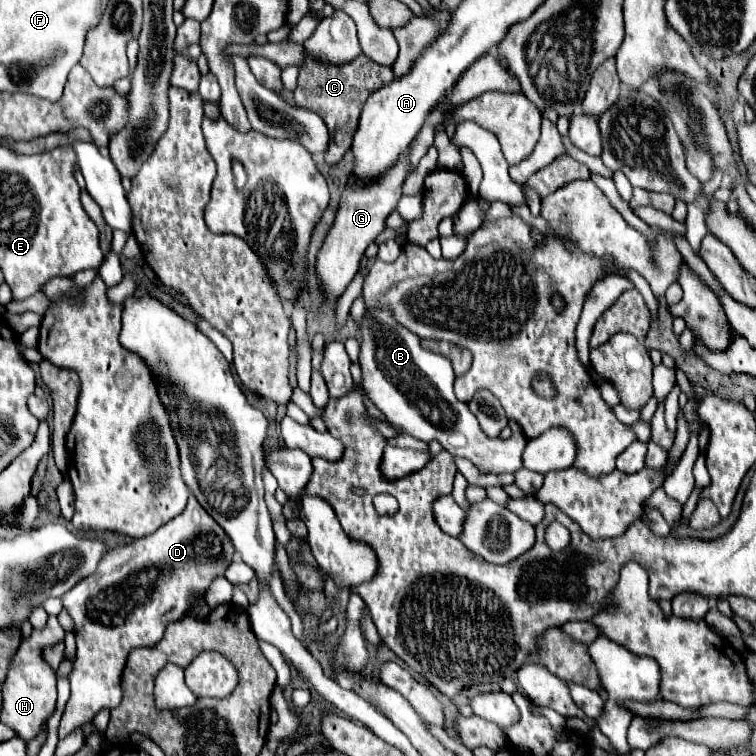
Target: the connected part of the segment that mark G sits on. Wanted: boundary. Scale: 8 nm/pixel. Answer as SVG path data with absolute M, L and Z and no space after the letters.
M406 154L400 156L398 164L388 170L386 176L382 176L378 182L370 186L356 186L352 182L346 184L344 194L340 198L340 208L334 220L334 226L330 228L318 256L316 256L316 278L318 286L324 294L326 300L336 302L346 286L352 282L352 278L358 272L360 258L366 250L366 246L384 230L384 220L386 216L396 208L400 196L402 196L402 182L408 174L406 168Z

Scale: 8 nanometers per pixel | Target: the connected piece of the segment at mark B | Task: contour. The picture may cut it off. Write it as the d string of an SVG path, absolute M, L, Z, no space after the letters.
M366 312L360 334L360 368L364 374L362 386L368 392L370 400L390 422L402 426L406 434L424 442L438 440L446 452L450 452L452 456L468 458L482 472L502 474L522 468L522 452L526 440L522 440L520 428L516 428L516 424L510 424L512 438L508 440L500 436L486 436L476 416L468 410L468 404L460 402L454 396L454 372L448 358L424 350L420 346L420 338L406 328L400 328L400 324L396 324L392 316L388 316L388 312Z

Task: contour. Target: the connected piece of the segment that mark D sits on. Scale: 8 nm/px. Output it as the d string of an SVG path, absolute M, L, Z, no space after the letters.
M190 496L182 514L172 518L168 524L160 526L148 538L134 540L132 544L108 552L100 560L92 576L80 580L70 592L62 596L62 602L74 620L78 650L74 660L74 672L70 674L72 692L58 726L58 740L66 738L74 726L86 724L98 710L114 708L116 704L120 704L122 700L120 674L124 670L128 652L136 646L146 646L146 648L156 646L162 640L166 626L170 622L182 620L192 608L192 602L204 596L210 584L218 576L226 574L232 556L234 556L234 546L228 534L224 532L224 528L218 526L218 522L200 506L196 496Z

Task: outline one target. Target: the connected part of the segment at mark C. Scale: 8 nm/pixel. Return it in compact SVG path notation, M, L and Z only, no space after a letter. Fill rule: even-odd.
M358 56L352 62L346 62L342 66L328 64L316 58L308 58L304 66L300 68L298 76L298 88L294 92L296 106L312 108L324 122L328 122L328 130L332 136L332 142L326 152L326 162L336 164L352 144L352 134L356 130L356 118L360 116L360 108L364 106L364 100L378 88L392 82L392 68L376 64L368 60L366 56ZM358 60L358 66L356 66Z

